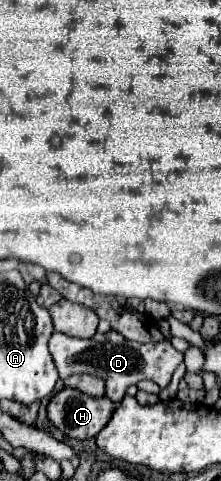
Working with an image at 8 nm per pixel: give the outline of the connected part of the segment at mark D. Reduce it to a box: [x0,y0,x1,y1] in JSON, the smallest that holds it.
[50,330,184,404]

